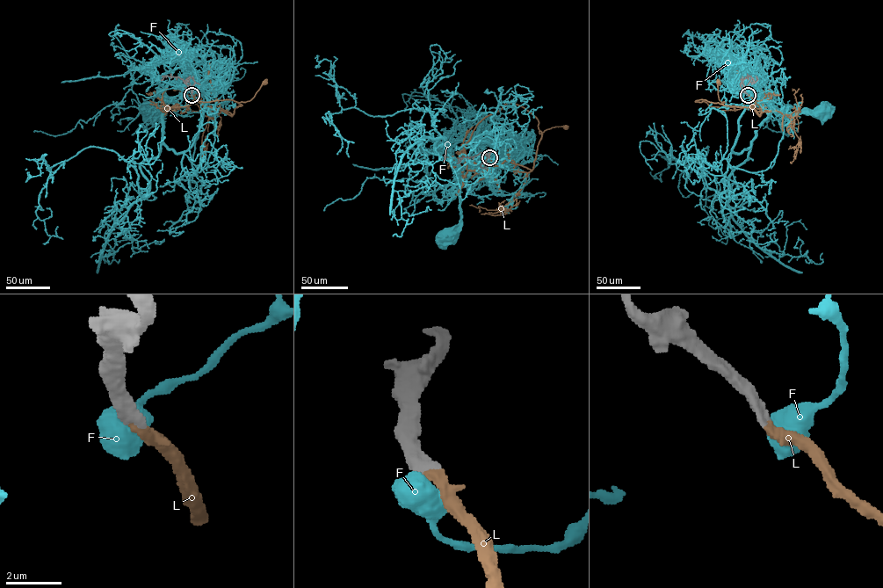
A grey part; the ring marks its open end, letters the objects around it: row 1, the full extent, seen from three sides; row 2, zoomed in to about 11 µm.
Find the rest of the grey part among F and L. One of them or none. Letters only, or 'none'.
L

